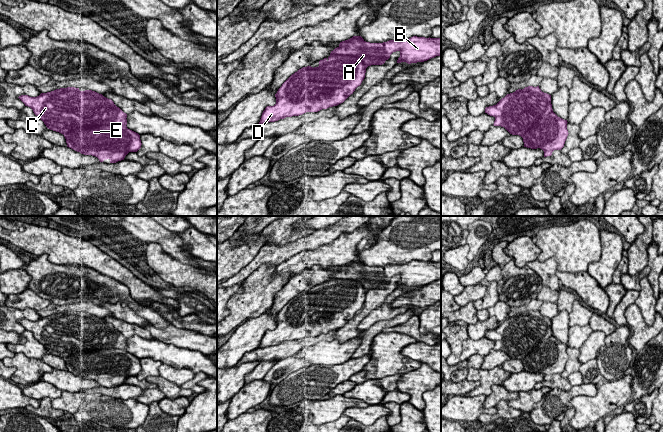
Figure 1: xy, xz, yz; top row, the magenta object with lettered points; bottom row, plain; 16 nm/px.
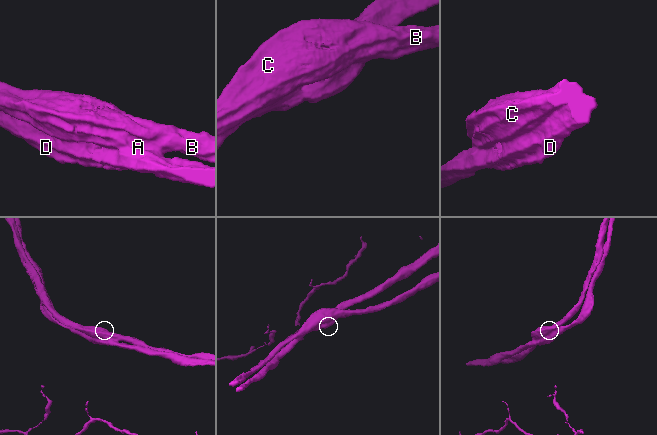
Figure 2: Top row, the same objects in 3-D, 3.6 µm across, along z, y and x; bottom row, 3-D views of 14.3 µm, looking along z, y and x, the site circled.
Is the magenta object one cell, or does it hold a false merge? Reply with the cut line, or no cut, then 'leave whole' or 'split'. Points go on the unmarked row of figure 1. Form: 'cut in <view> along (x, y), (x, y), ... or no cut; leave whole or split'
cut in xz along (329, 304), (282, 309); split

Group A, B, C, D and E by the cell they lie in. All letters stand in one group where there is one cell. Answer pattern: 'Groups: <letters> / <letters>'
Groups: A B C E / D

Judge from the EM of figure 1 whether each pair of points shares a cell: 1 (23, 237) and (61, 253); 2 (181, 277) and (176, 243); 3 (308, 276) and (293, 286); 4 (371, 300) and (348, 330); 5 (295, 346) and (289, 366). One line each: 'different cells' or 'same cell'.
1: same cell
2: different cells
3: same cell
4: same cell
5: different cells

